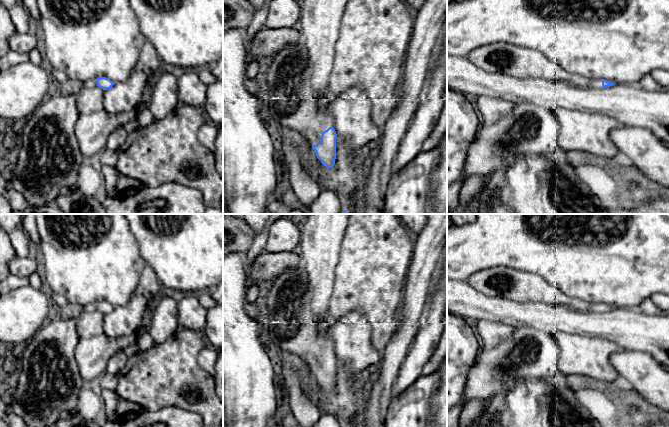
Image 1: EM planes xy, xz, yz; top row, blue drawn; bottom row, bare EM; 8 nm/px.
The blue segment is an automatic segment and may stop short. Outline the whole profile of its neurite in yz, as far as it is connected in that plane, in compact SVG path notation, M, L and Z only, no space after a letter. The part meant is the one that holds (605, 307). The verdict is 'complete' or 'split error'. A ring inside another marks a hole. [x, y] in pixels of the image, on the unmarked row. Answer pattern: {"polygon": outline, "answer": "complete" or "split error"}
{"polygon": "M506 266L475 272L469 277L468 283L487 296L503 297L516 302L541 302L581 312L614 309L605 303L590 303L568 296L538 274Z", "answer": "split error"}

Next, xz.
{"polygon": "M302 261L281 274L264 290L263 306L268 315L265 326L269 346L280 351L285 358L306 361L321 387L332 392L336 383L337 358L329 330L321 333L312 312L312 291Z", "answer": "split error"}

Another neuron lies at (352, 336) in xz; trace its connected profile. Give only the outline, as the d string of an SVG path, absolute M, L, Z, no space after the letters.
M349 313L331 325L329 332L337 360L347 364L351 375L380 364L382 351L373 346L372 328L363 315Z

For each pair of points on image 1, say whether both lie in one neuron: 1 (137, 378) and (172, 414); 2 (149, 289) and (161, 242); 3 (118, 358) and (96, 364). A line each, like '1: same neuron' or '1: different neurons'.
1: different neurons
2: different neurons
3: different neurons

